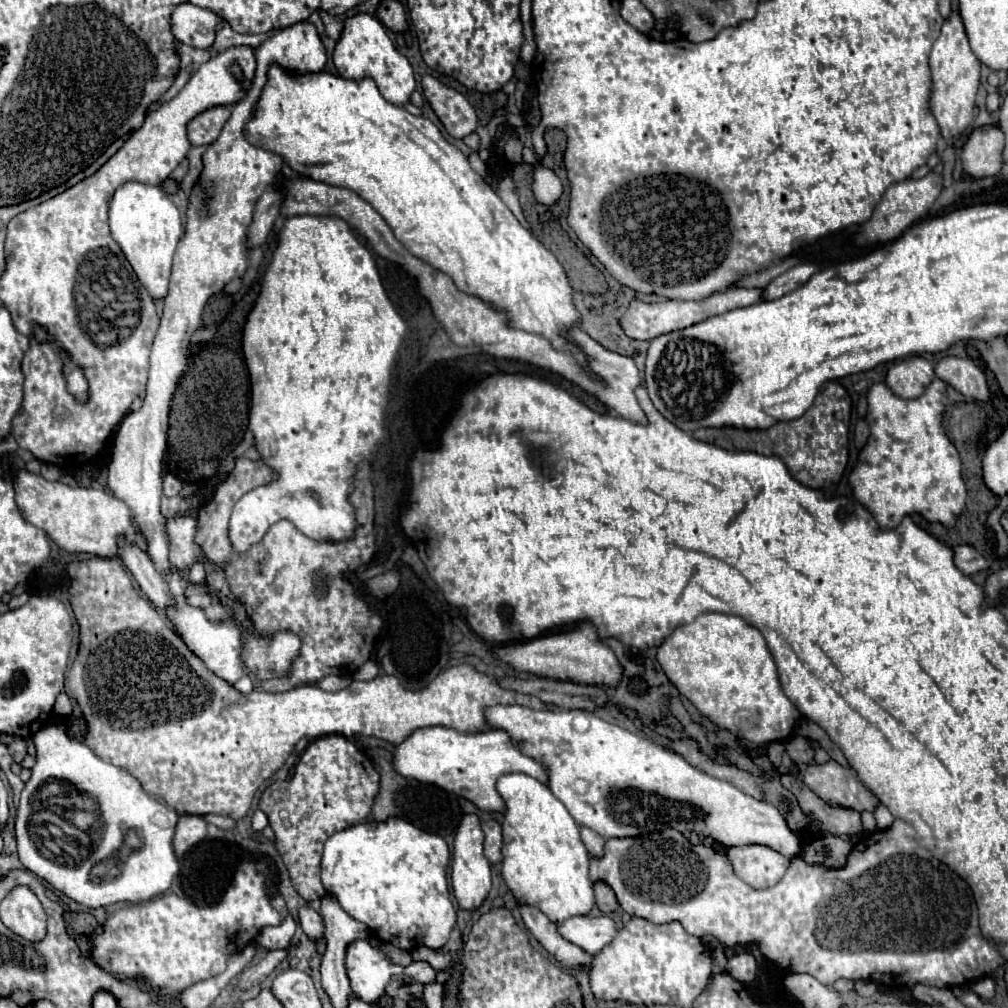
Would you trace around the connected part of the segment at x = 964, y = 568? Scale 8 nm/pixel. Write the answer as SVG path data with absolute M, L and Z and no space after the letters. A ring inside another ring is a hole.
M955 546L955 566L963 572L963 574L977 574L985 568L989 568L989 558L981 556L973 546Z

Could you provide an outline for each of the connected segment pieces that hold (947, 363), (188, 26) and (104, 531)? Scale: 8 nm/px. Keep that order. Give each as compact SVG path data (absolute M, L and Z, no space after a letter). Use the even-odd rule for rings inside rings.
M947 356L935 366L935 374L937 378L953 386L957 392L973 400L981 400L981 402L989 400L989 388L987 388L985 374L969 358Z
M181 4L173 12L173 34L179 42L195 48L211 48L215 42L217 16L193 4Z
M17 470L13 474L15 502L25 520L39 526L49 534L49 538L61 546L65 552L97 554L105 558L117 556L117 536L127 536L141 550L147 548L145 538L135 530L131 522L131 512L125 502L119 502L113 494L93 488L71 488L63 482L49 482L41 474L29 470Z

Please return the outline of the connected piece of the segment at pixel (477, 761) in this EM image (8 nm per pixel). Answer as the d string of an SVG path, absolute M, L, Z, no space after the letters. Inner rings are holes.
M445 726L415 730L403 746L395 746L393 766L405 778L415 778L419 782L435 784L447 792L455 792L471 800L479 810L487 812L505 812L505 800L495 788L499 776L521 772L543 784L549 780L547 766L531 756L525 756L505 730L489 730L479 734L461 734Z

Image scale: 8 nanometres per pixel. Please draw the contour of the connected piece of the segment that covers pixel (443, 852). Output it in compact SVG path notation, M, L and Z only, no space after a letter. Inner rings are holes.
M389 818L333 834L325 842L321 882L351 918L367 924L383 942L409 952L417 946L439 950L457 920L447 870L449 846L441 836L423 832L401 818Z

